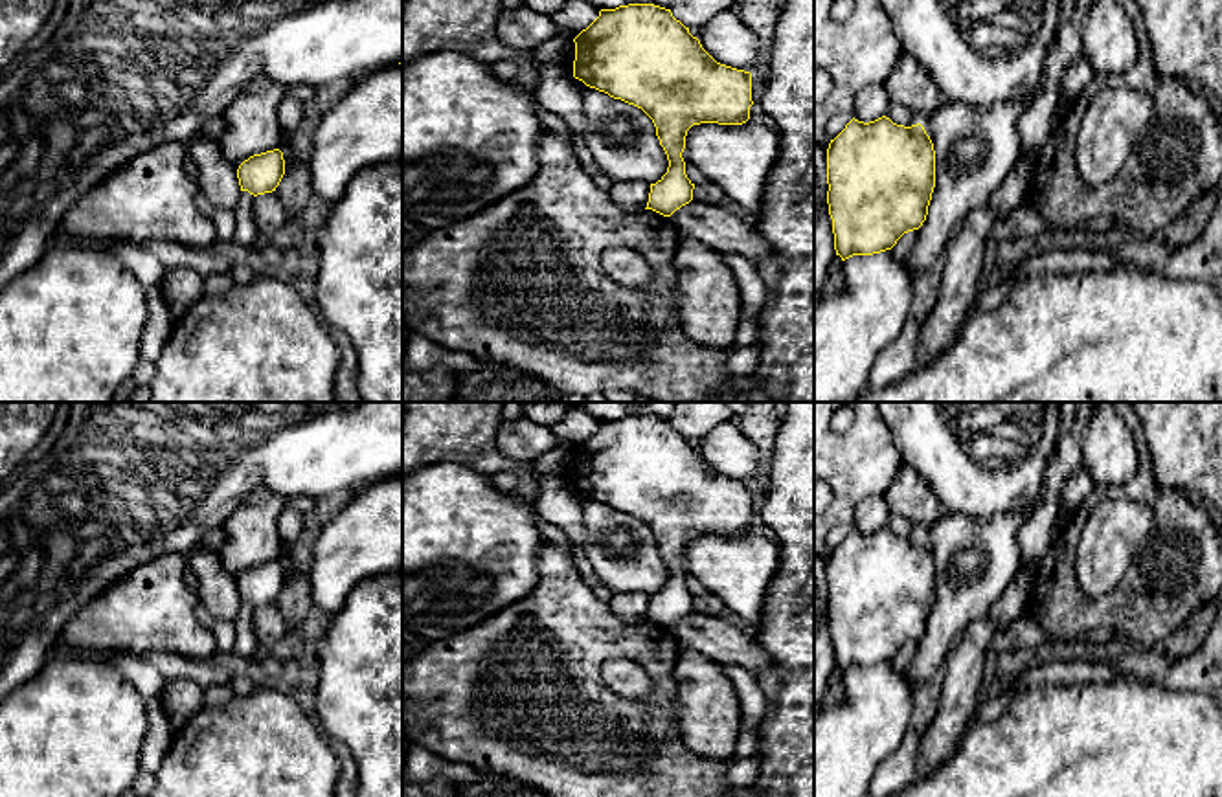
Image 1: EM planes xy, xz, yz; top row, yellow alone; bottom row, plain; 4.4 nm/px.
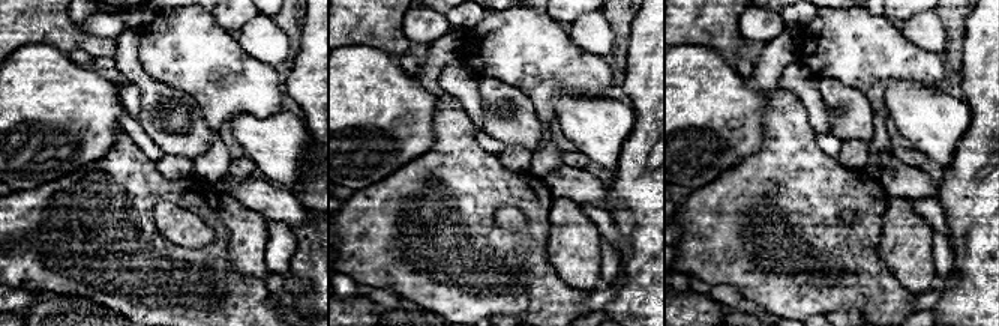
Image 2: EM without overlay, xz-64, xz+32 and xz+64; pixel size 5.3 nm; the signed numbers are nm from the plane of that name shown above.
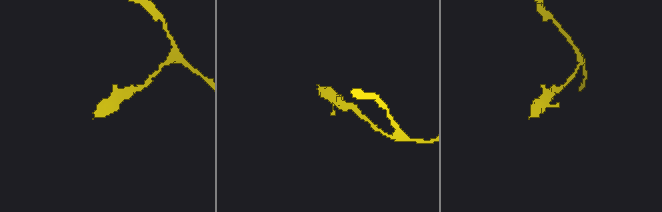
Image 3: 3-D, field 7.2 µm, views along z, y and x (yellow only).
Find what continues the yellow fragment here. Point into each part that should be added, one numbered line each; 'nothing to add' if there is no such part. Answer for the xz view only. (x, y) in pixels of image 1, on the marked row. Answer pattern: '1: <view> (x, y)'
nothing to add

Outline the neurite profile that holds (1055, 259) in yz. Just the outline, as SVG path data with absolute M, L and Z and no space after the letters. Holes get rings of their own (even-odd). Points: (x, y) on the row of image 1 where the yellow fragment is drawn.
M1058 246L1036 248L1025 259L1014 261L1005 279L1025 279L1044 272L1075 274L1092 270L1114 270L1125 266L1125 261L1108 252L1092 252L1084 248L1068 250Z

